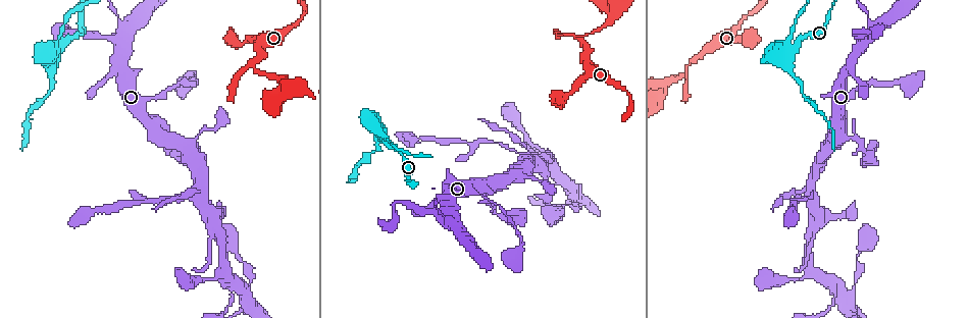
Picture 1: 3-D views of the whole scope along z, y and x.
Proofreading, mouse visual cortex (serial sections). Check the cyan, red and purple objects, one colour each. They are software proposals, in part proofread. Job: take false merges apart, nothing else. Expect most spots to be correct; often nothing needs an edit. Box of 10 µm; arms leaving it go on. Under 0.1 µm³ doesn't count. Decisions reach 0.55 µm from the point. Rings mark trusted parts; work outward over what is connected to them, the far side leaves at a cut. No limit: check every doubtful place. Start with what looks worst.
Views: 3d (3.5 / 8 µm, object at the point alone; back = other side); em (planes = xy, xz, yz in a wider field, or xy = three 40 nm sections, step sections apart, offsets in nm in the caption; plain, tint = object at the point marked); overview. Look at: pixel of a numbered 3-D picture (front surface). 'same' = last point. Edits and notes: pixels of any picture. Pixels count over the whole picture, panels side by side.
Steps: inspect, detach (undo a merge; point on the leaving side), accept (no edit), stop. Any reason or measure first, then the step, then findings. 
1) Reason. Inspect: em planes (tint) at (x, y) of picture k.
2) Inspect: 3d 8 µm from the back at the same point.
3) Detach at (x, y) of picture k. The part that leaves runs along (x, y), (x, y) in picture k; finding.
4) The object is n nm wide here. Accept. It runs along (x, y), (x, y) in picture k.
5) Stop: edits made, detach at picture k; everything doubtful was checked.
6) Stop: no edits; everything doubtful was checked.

Branch point. Inspect: 3d 8 µm at (786, 46) of picture 1.

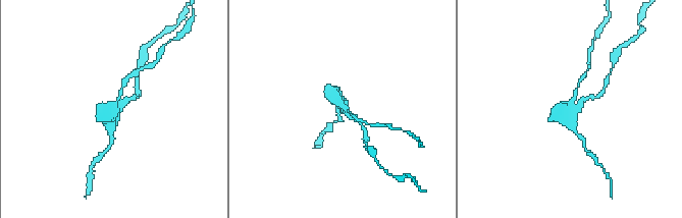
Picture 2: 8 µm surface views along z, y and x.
Inspect: em xy step 5 (tint) at the same point.

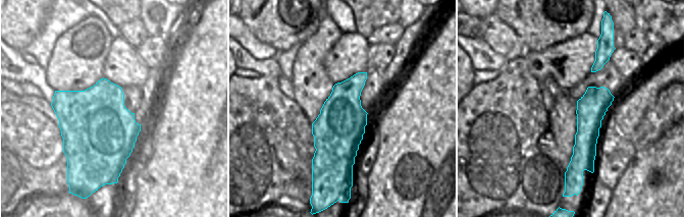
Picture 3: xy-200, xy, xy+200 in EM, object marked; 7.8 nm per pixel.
Detach at (334, 96) of picture 2. The part that leaves runs along (572, 107), (566, 119), (583, 141) in picture 2; two cells meet here.

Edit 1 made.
See it whole again. Inspect: overview.

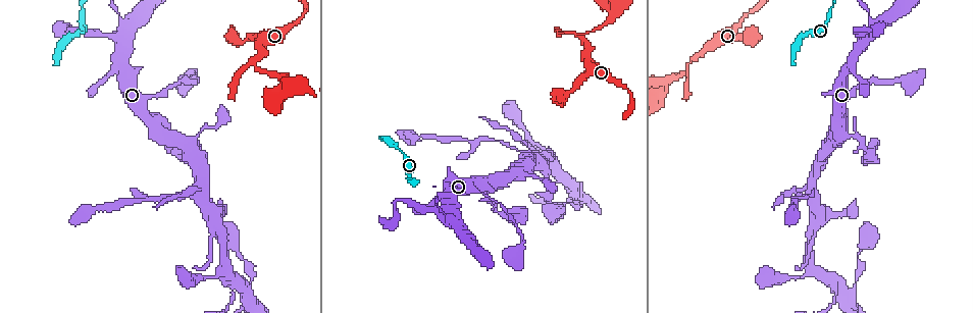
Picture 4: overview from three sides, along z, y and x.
Sharp bend. Inspect: 3d 3.5 µm at (202, 193) of picture 4.

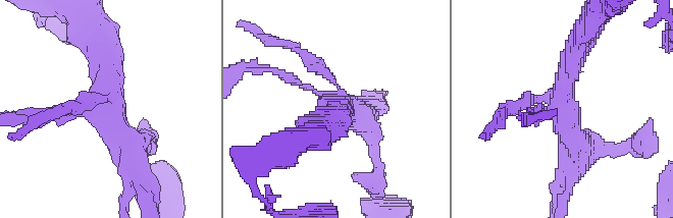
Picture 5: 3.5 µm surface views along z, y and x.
Inspect: em xy step 3 (tint) at (565, 102) of picture 5.

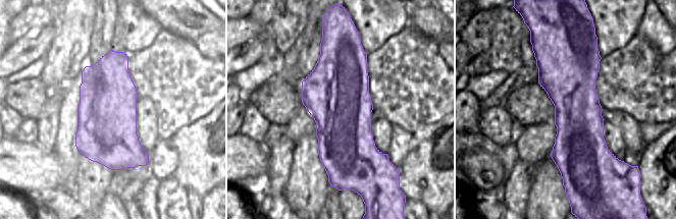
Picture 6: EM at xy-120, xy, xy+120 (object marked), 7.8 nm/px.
Cut it another way. Inspect: em xy step 5 (tint) at the same point.

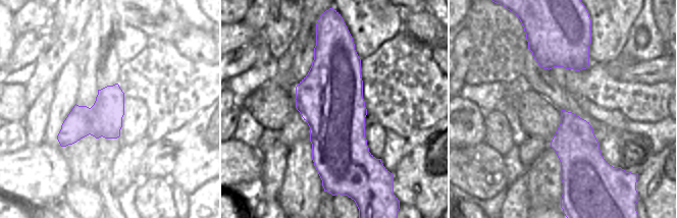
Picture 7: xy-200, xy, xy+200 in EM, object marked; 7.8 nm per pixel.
Accept. All the same cell.

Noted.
Sharp bend. Inspect: 3d 3.5 µm at (593, 30) of picture 4.

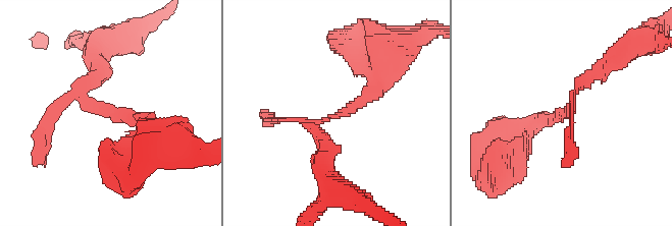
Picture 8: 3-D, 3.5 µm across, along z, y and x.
Shape alone is not enough. Inspect: em xy step 1 (tint) at (568, 113) of picture 8.

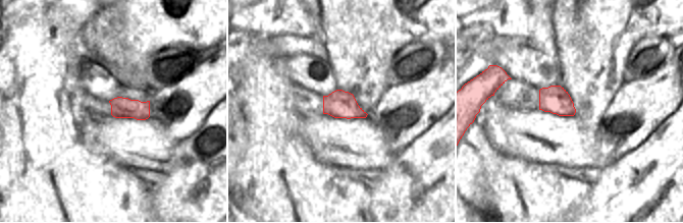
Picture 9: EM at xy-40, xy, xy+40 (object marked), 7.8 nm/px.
The arms are 200, 250 nm wide. Detach at (561, 115) of picture 8. The part that leaves runs along (317, 123), (349, 110), (379, 73) in picture 8; a second cell is stuck on.

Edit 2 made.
Stop: edits made, detach at picture 2, detach at picture 8; everything doubtful was checked.

